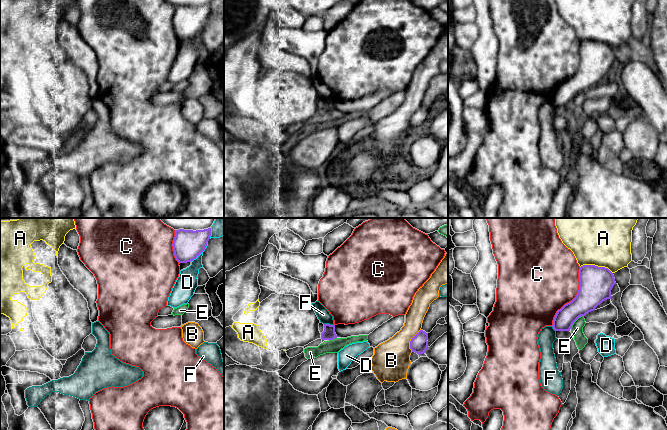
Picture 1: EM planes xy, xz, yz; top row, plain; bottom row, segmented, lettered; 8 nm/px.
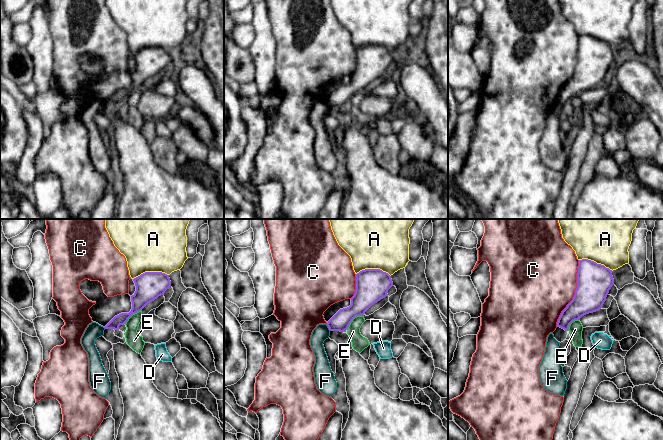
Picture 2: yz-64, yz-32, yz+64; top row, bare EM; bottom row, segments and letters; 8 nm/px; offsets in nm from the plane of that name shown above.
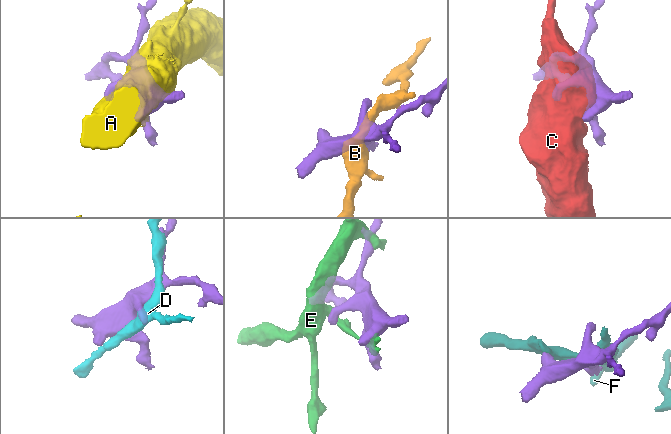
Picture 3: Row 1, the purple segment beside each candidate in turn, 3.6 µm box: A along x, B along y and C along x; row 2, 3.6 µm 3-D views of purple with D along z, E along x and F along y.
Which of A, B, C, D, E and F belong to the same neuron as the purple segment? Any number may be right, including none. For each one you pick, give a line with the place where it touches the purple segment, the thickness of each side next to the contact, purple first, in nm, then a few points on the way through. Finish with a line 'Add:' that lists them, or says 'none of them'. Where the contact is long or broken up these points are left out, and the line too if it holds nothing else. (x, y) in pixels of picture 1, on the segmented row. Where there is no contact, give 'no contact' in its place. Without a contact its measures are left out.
Add: none of them

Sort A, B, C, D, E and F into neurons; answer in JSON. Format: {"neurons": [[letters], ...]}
{"neurons": [["A"], ["B"], ["C"], ["D"], ["E"], ["F"]]}

